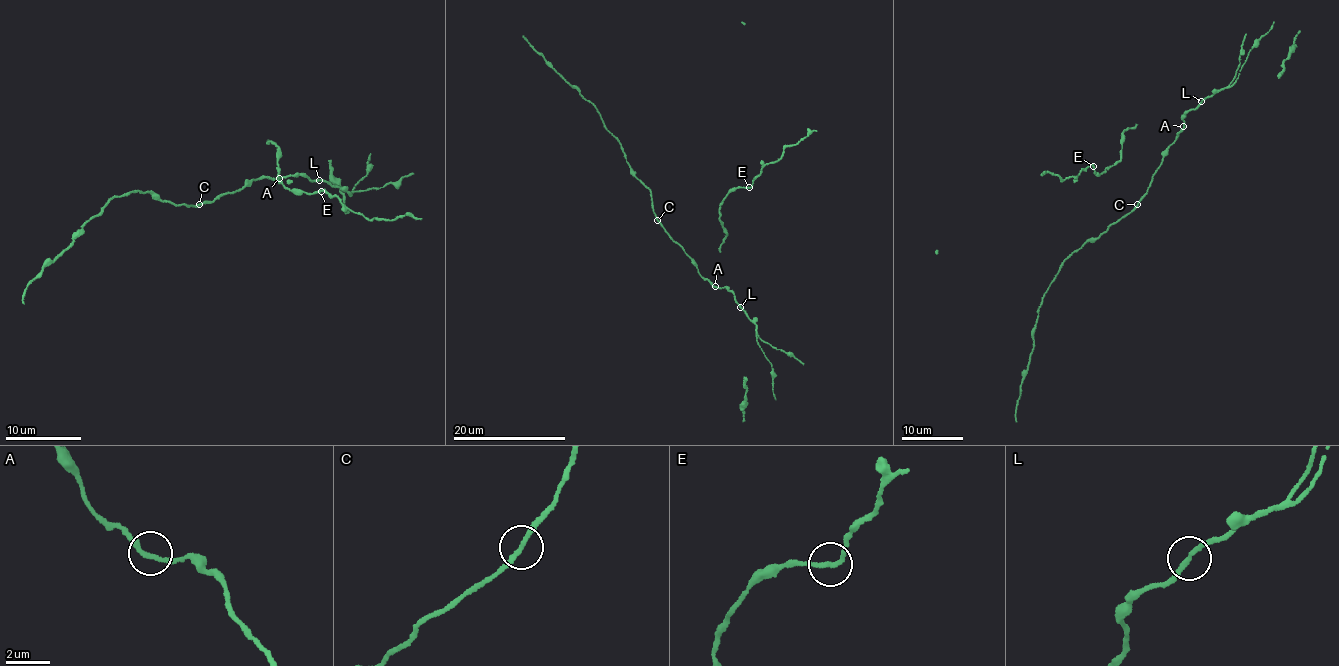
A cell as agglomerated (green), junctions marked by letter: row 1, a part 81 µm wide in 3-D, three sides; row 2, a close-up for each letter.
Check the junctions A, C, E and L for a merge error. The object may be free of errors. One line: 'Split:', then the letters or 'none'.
Split: none

